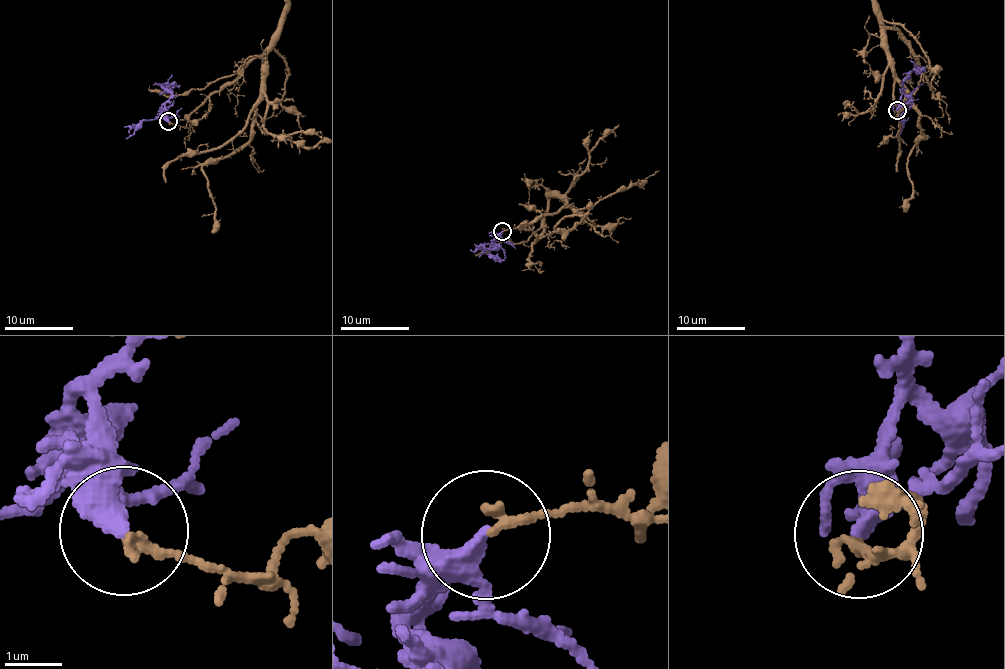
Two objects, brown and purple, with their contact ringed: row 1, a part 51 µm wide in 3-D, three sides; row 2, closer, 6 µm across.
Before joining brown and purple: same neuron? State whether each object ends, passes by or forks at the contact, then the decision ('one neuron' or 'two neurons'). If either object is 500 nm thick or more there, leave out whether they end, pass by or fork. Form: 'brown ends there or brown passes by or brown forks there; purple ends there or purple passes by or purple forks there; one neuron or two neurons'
brown ends there; purple ends there; two neurons

